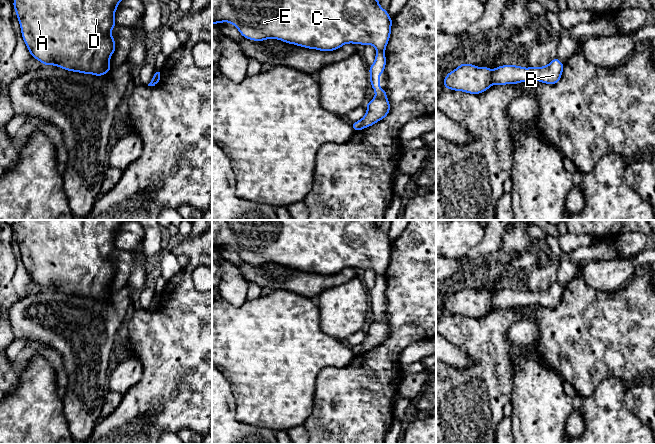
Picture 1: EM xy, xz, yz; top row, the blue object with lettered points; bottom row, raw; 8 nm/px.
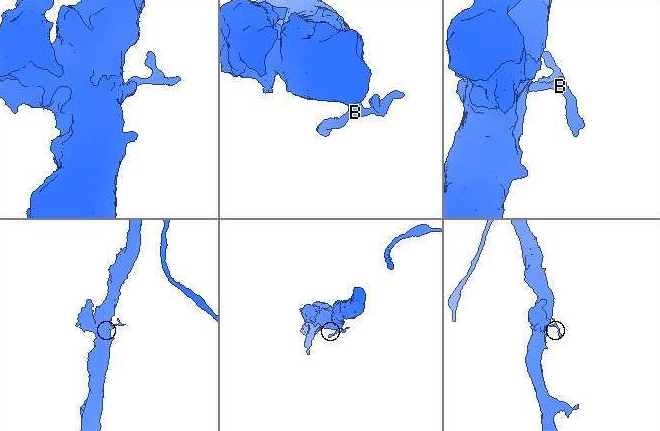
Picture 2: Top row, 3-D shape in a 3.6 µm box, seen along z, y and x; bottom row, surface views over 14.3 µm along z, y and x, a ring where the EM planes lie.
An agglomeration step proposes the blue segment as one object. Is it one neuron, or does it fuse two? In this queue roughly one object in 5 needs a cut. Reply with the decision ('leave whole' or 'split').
split

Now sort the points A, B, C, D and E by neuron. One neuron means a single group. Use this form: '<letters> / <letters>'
A C D E / B

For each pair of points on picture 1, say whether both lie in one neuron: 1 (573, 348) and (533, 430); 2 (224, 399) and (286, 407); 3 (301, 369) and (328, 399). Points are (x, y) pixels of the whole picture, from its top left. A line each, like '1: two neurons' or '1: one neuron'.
1: two neurons
2: two neurons
3: two neurons

